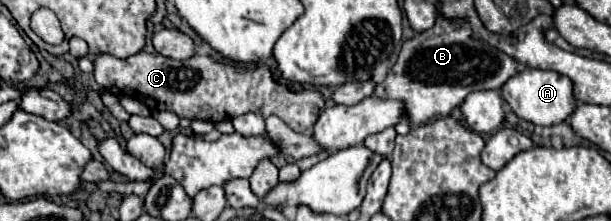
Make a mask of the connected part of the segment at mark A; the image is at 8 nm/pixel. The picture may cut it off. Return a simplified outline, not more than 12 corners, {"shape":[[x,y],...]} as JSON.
{"shape":[[523,69],[501,87],[525,121],[559,125],[577,107],[575,85]]}

